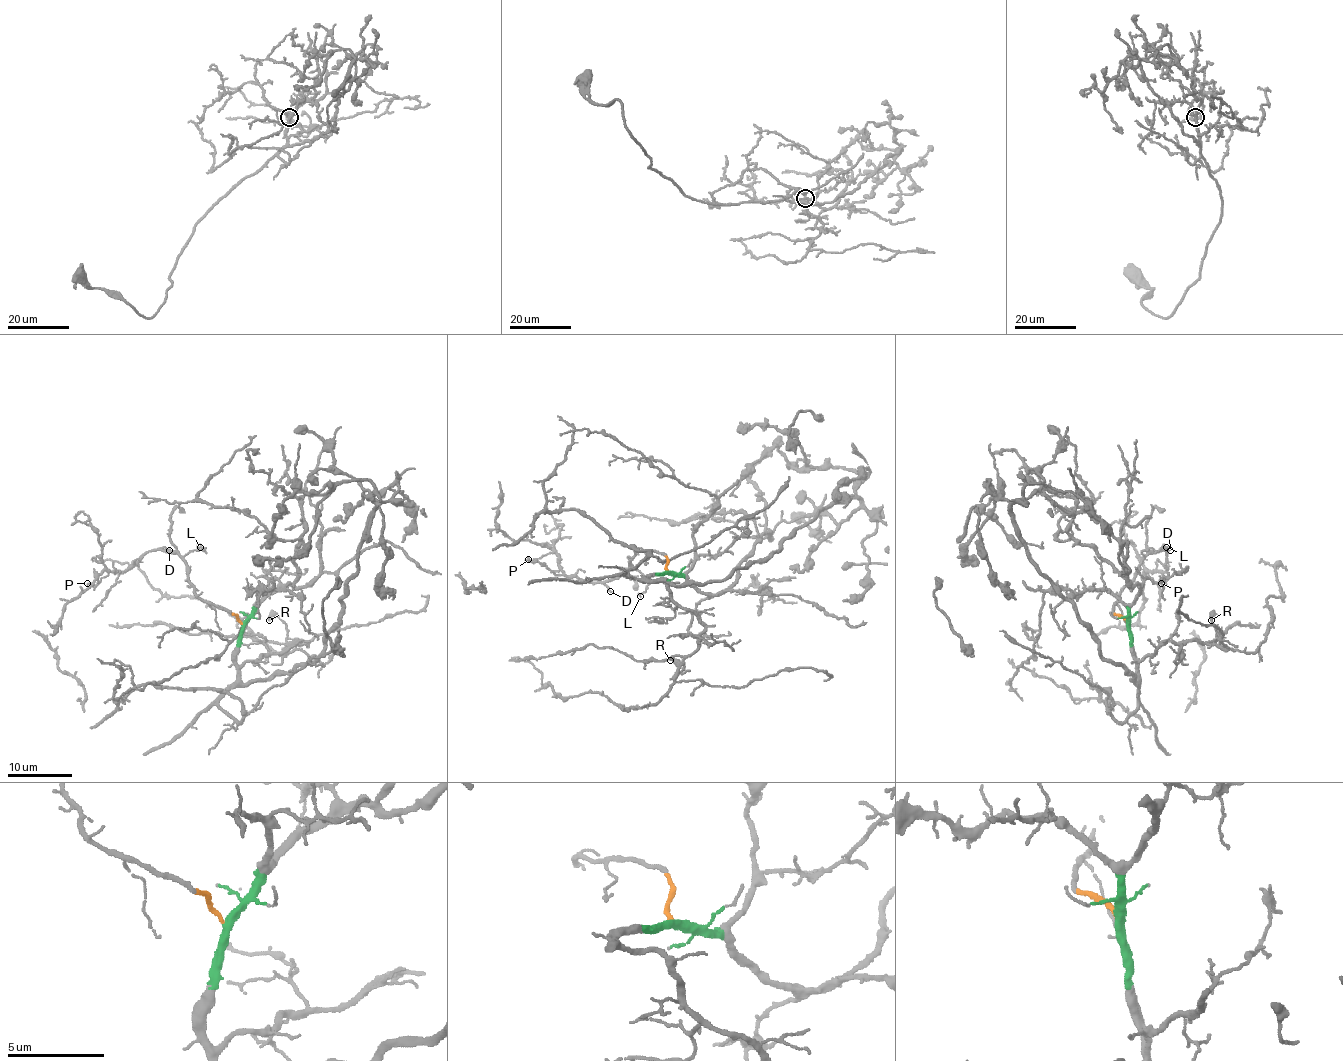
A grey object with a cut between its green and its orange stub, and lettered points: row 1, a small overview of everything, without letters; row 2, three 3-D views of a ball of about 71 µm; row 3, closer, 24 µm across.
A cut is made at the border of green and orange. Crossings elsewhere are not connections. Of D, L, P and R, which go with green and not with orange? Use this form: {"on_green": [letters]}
{"on_green": ["R"]}

